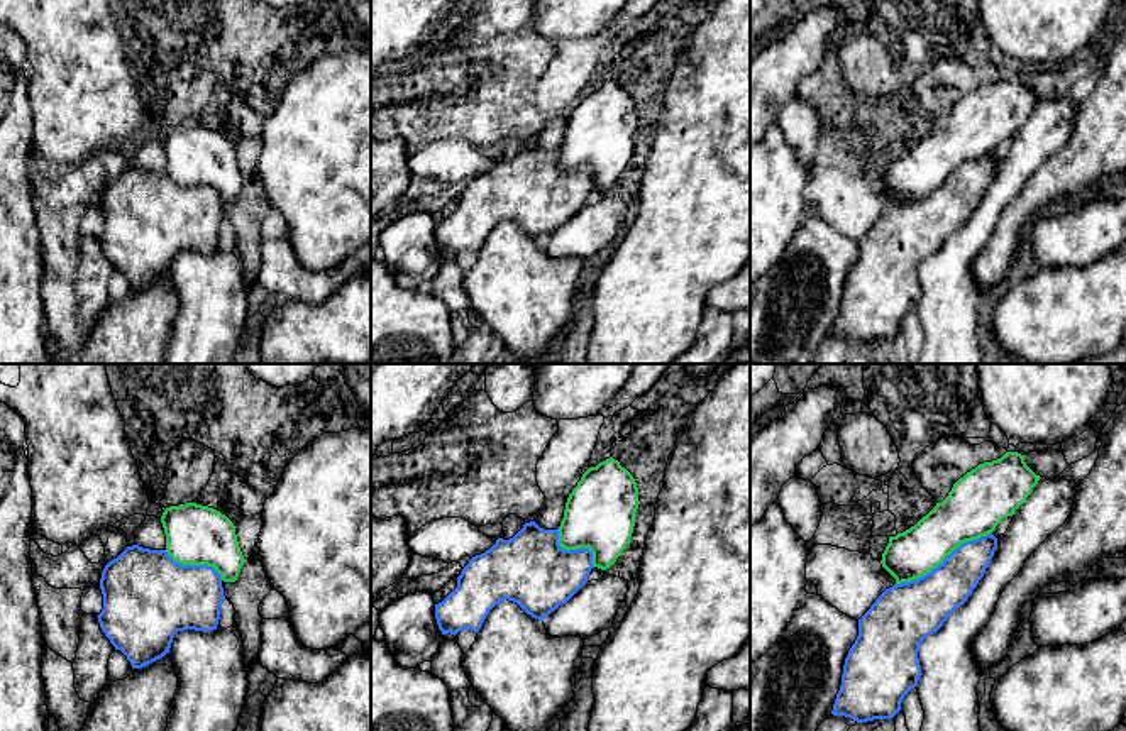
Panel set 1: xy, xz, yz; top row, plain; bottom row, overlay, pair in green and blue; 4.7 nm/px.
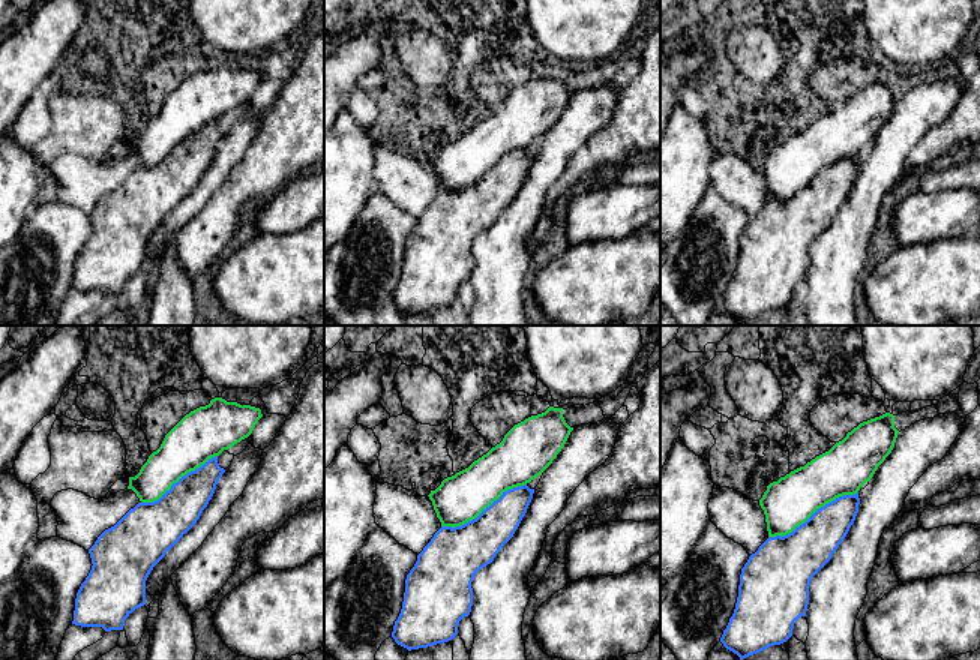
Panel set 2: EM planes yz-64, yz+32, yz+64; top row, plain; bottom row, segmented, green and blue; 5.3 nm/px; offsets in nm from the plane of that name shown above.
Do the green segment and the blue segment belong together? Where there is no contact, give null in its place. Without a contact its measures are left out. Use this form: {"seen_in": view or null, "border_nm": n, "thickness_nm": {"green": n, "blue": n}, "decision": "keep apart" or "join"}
{"seen_in": "yz", "border_nm": 500, "thickness_nm": {"green": 260, "blue": 260}, "decision": "join"}

